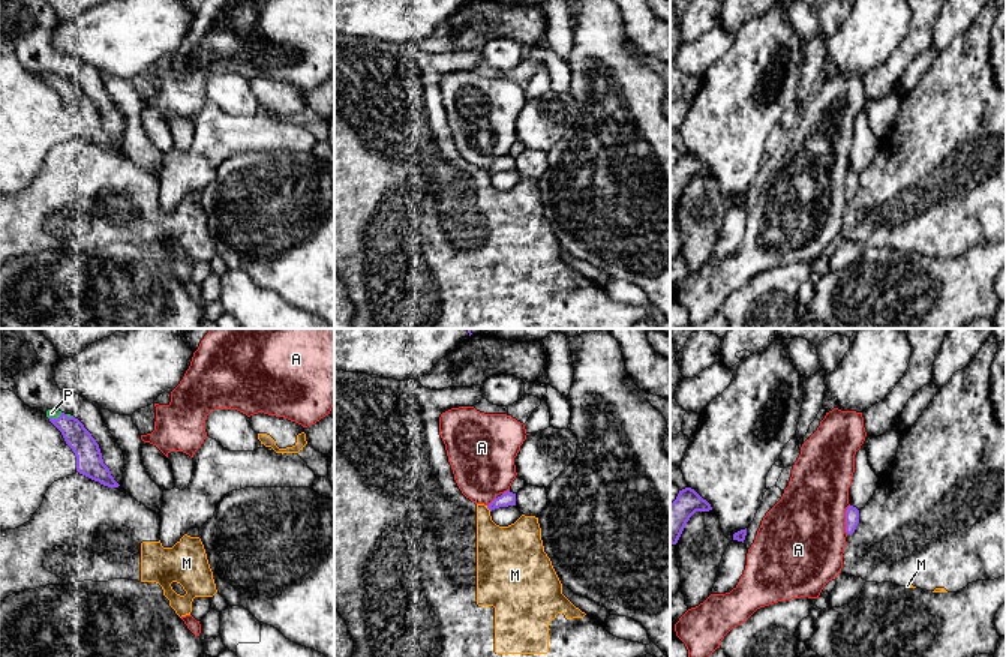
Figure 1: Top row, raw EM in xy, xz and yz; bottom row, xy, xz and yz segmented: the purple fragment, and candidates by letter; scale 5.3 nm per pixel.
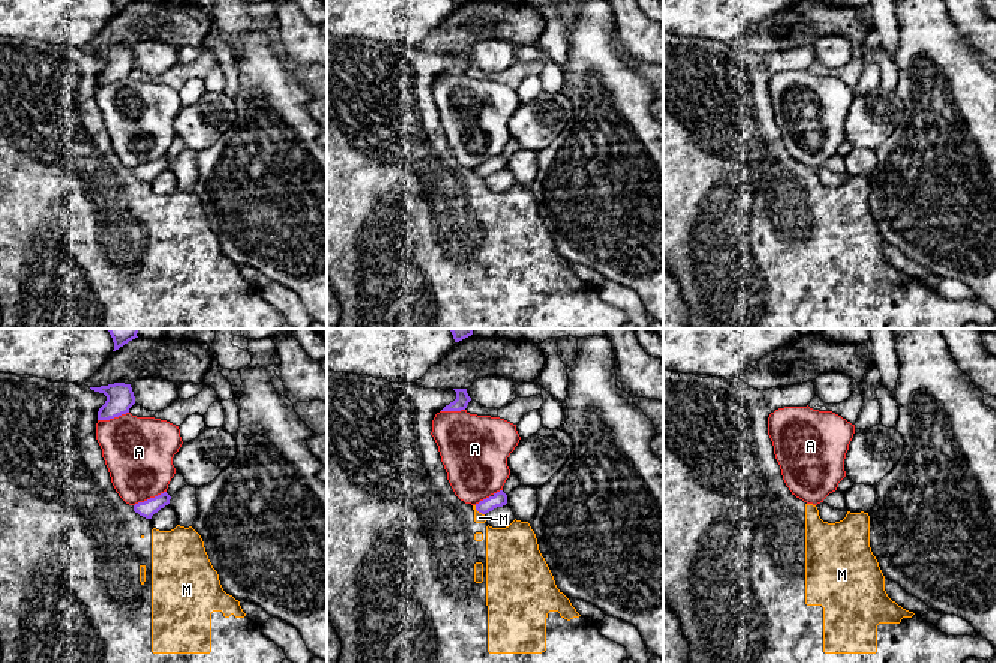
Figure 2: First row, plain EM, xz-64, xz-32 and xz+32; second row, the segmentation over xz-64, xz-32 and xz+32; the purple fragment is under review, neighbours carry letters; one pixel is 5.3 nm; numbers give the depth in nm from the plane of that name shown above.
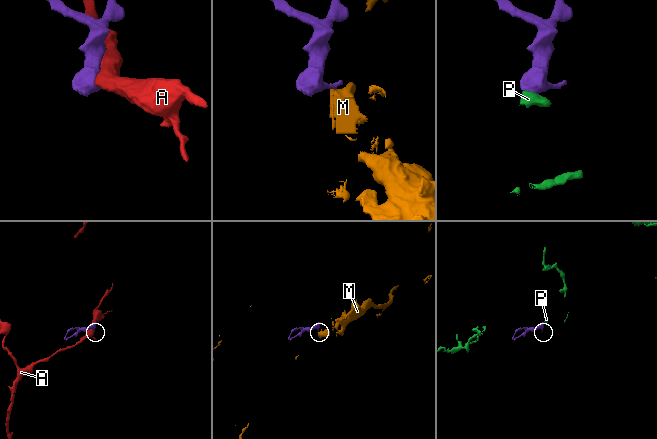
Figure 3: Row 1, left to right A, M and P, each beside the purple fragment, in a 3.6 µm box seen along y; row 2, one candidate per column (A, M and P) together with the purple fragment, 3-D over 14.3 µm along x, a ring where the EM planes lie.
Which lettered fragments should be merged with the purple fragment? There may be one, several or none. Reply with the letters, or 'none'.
P

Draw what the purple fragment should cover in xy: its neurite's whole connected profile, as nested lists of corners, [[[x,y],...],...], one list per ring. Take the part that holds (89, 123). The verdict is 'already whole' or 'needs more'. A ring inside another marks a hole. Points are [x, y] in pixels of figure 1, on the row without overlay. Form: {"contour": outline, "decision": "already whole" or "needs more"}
{"contour": [[[48,74],[46,81],[61,96],[66,108],[75,117],[79,138],[108,152],[120,150],[103,128],[99,108],[78,82],[58,74]]], "decision": "needs more"}

